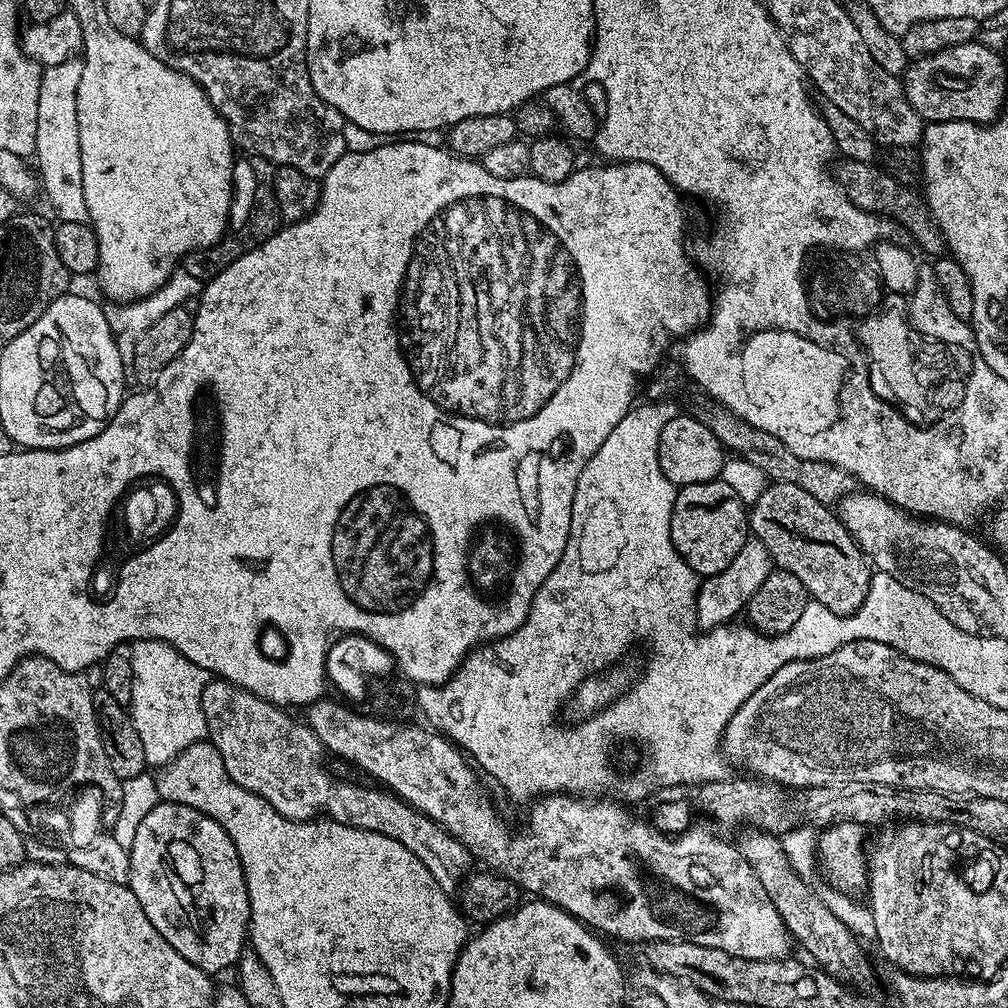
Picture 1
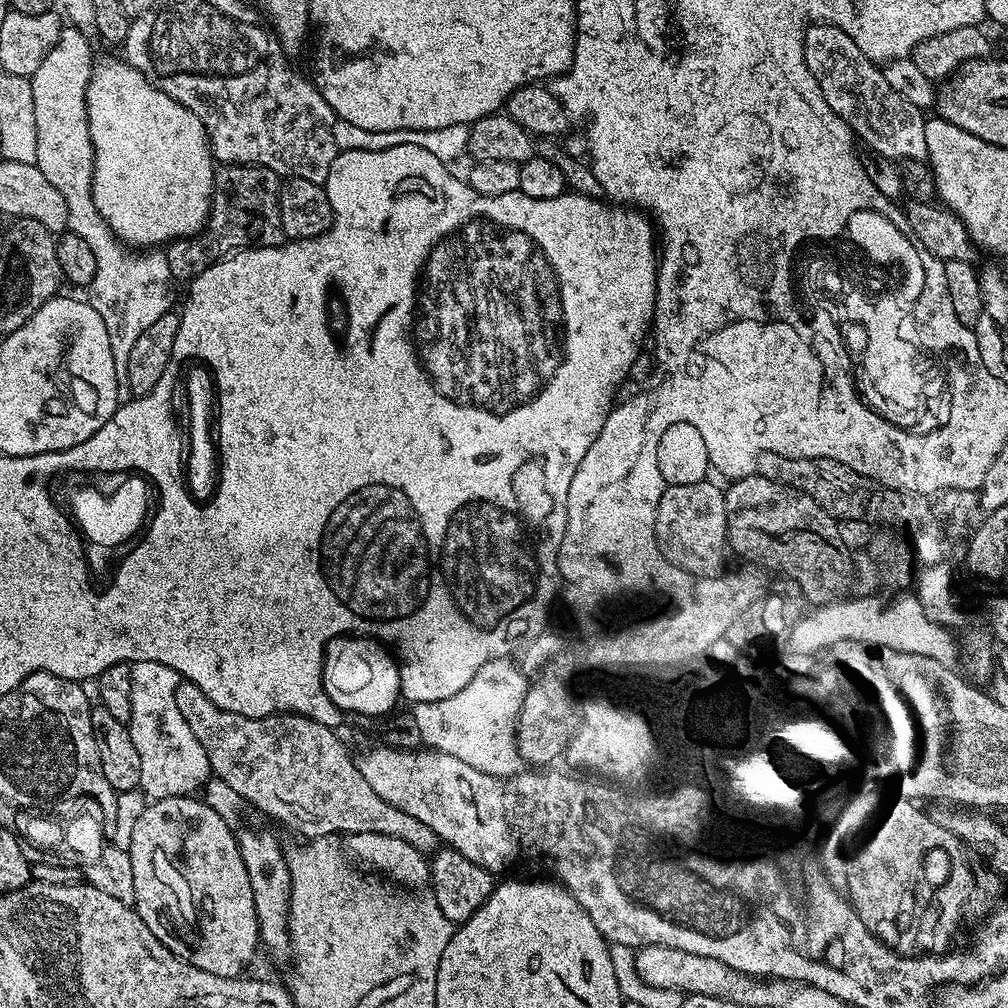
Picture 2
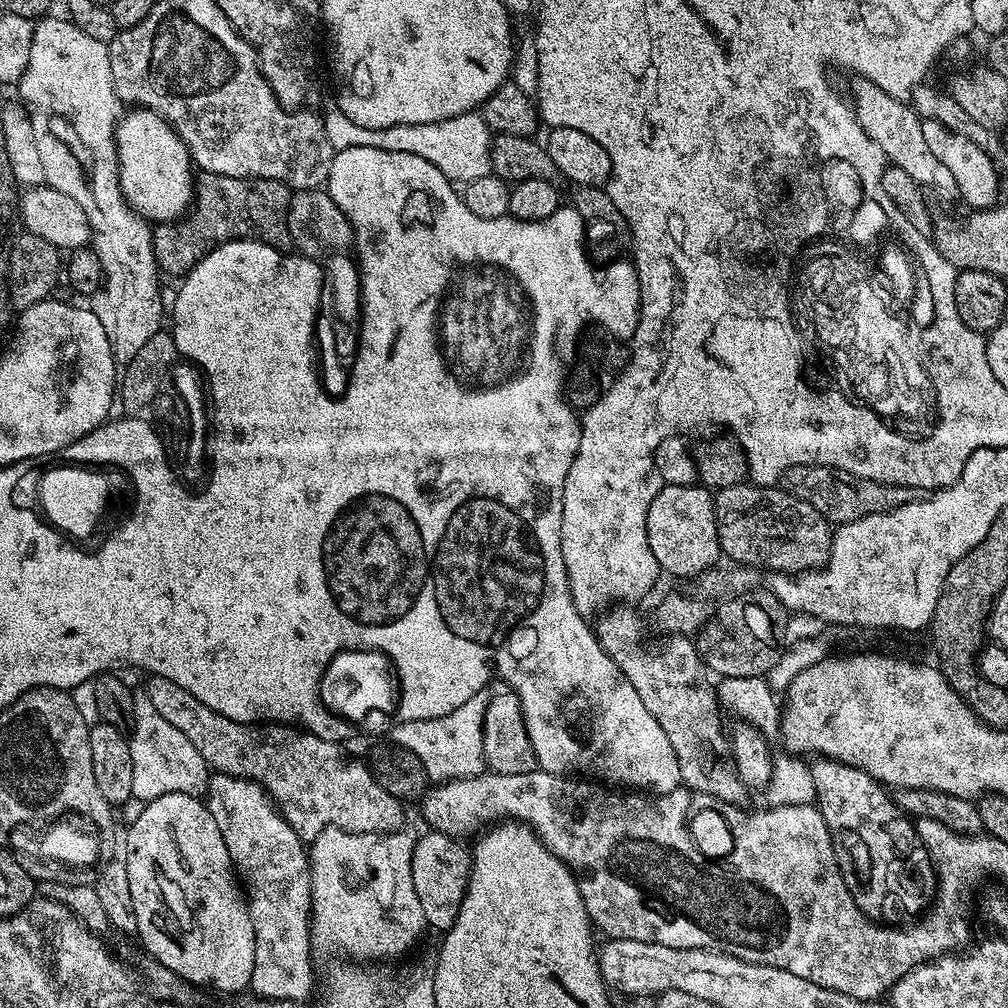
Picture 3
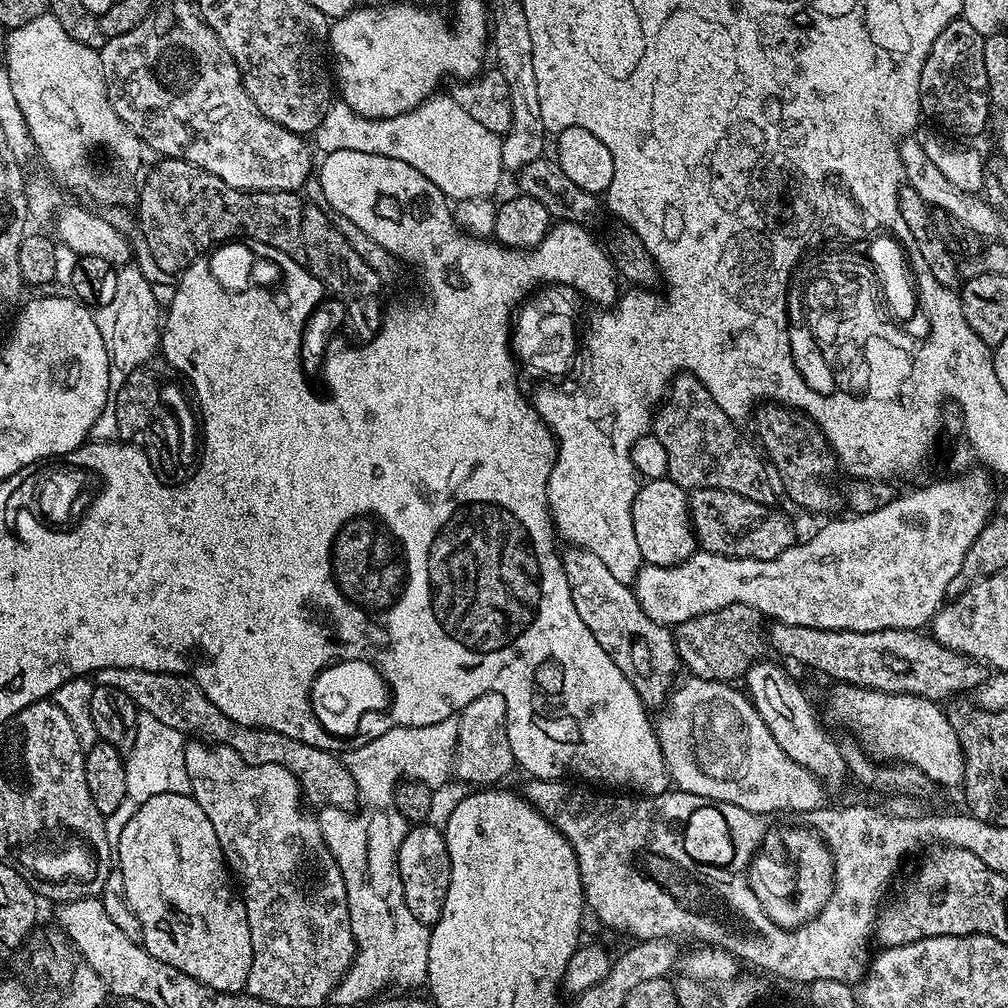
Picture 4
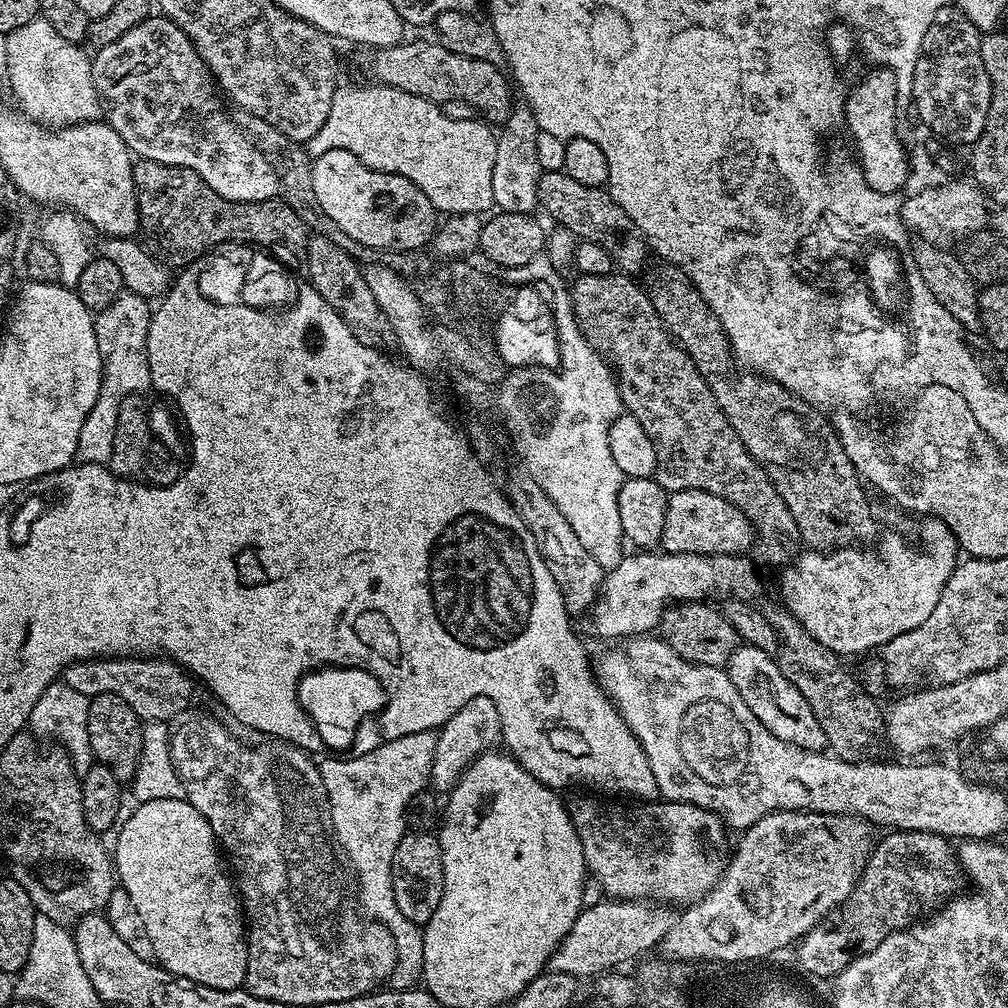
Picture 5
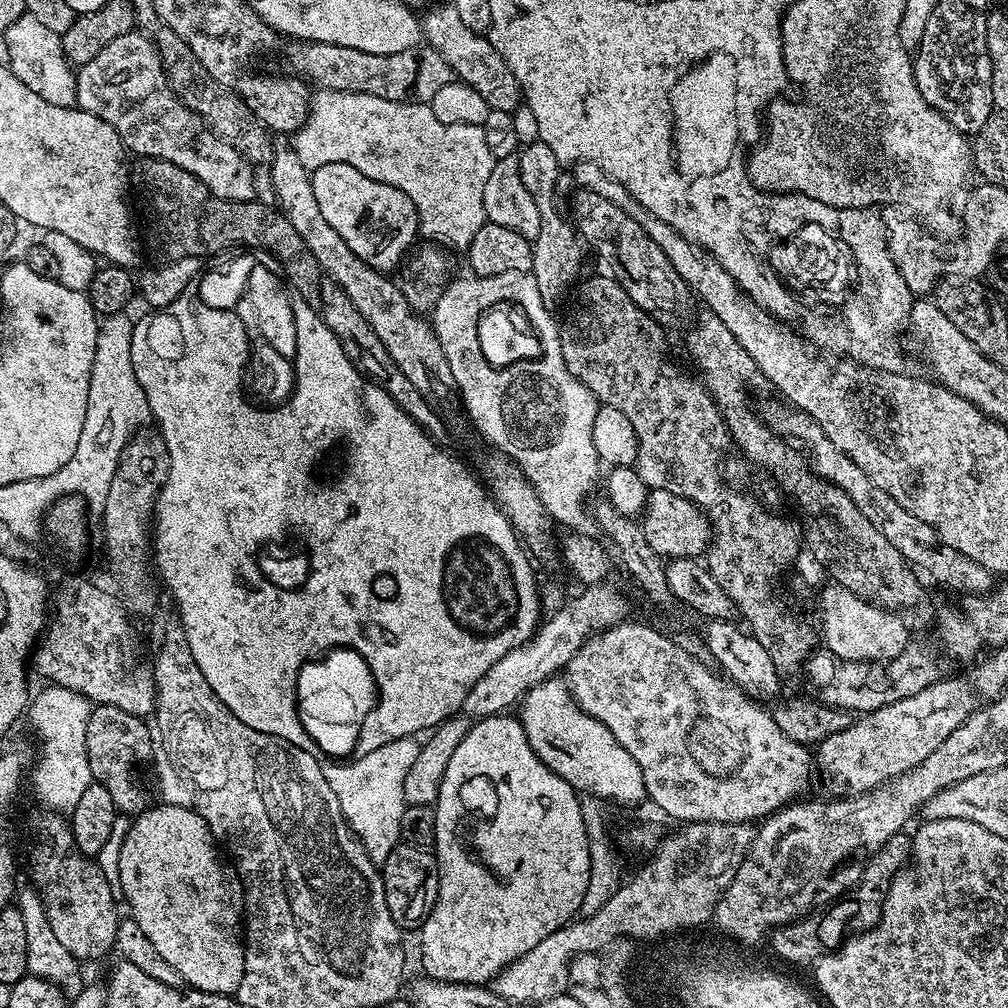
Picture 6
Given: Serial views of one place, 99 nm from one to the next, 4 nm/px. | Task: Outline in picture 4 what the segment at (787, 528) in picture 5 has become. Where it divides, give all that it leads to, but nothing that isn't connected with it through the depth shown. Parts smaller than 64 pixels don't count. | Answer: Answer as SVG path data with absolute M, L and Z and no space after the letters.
M679 373L669 385L663 402L653 413L653 435L666 449L667 479L686 490L730 490L734 494L742 494L742 498L750 498L769 506L775 505L777 489L774 487L769 465L758 451L757 445L751 439L748 441L739 428L741 427L718 406L718 402L702 382L691 373Z

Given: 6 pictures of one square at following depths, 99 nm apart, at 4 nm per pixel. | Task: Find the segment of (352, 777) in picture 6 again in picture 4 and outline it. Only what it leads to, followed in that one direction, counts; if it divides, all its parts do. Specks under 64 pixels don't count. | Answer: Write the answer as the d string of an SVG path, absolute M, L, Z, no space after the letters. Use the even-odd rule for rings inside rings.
M459 719L434 722L430 726L388 726L385 732L377 734L373 740L357 746L353 752L343 753L344 767L354 778L356 792L361 806L357 809L361 816L368 812L368 796L380 800L384 792L395 792L401 781L417 780L427 788L439 790L454 776L456 763L456 743L458 742ZM325 805L316 817L323 840L346 882L351 933L356 942L356 956L331 992L329 1003L354 1006L364 1000L371 1001L390 986L421 987L428 978L431 927L411 913L401 876L364 876L364 828L356 820L348 820L347 809Z

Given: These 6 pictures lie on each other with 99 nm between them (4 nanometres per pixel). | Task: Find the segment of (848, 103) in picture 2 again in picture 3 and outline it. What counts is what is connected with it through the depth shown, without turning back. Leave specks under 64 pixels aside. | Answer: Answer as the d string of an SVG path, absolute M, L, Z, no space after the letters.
M861 76L856 80L852 86L854 92L854 98L852 97L853 115L862 126L862 130L865 130L874 142L877 142L879 148L884 152L885 159L905 170L906 174L909 174L910 178L918 182L921 187L928 190L934 188L948 198L957 199L959 192L954 176L950 170L945 169L943 163L934 154L931 154L922 133L923 121L913 111L911 105L886 94L882 85L876 84L872 80Z

